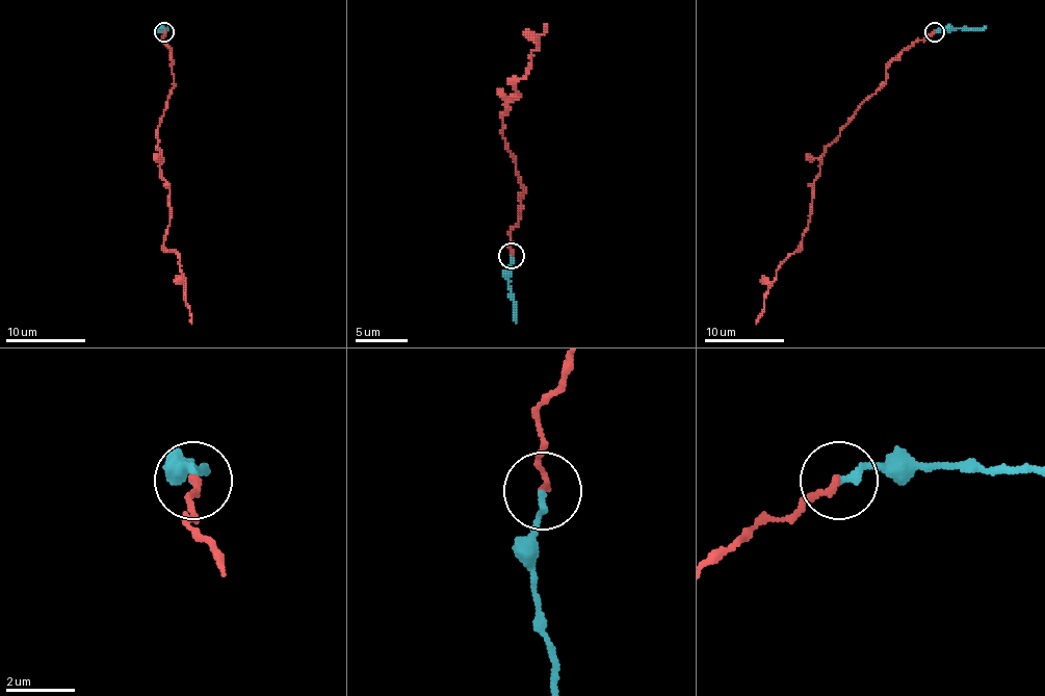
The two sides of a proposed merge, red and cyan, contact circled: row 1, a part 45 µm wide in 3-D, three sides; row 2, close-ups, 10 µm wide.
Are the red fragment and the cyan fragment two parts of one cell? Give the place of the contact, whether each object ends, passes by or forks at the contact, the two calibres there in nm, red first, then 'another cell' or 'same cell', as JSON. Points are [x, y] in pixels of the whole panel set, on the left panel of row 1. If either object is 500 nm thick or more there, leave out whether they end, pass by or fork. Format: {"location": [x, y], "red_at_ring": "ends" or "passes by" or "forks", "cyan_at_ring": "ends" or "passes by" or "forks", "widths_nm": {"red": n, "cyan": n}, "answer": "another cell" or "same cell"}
{"location": [164, 31], "red_at_ring": "ends", "cyan_at_ring": "ends", "widths_nm": {"red": 180, "cyan": 190}, "answer": "same cell"}

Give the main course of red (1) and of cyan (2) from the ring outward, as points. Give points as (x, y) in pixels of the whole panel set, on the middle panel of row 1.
1: (511, 255), (523, 192), (502, 138), (505, 107), (518, 97), (511, 83), (531, 63), (547, 24)
2: (511, 255), (507, 288), (516, 323)

